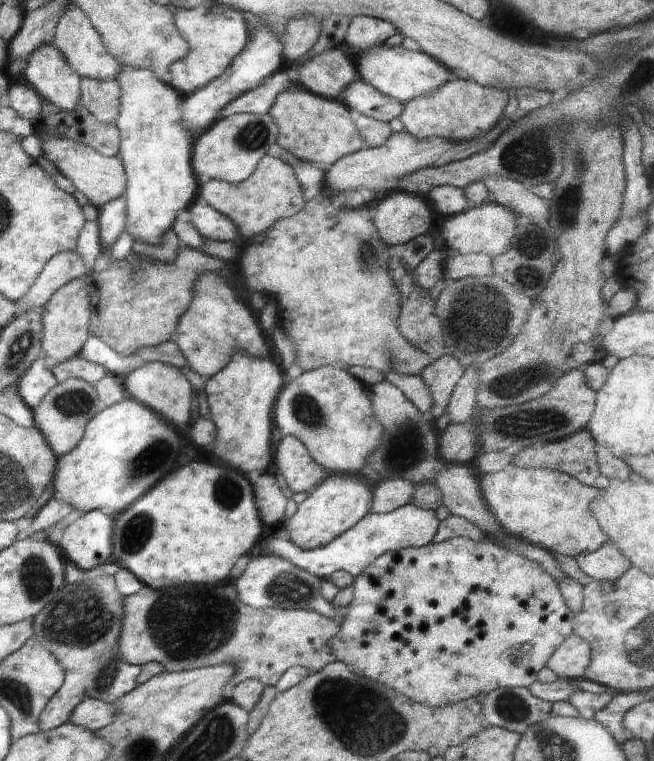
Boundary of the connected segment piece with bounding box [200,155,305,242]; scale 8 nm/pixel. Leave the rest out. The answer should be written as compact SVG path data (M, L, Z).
M270 155L263 156L254 172L238 184L222 179L204 180L200 202L233 220L239 230L239 241L248 242L259 233L266 232L277 220L292 216L305 207L304 189L294 169L286 160Z

